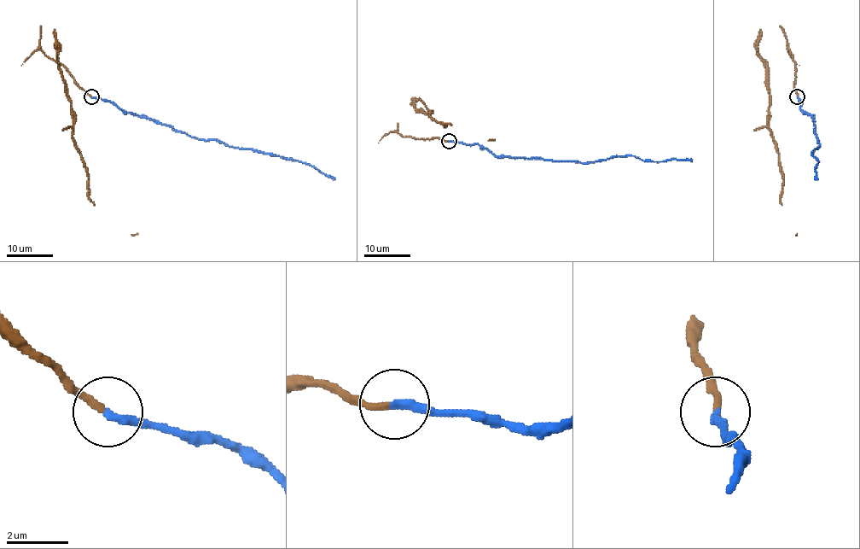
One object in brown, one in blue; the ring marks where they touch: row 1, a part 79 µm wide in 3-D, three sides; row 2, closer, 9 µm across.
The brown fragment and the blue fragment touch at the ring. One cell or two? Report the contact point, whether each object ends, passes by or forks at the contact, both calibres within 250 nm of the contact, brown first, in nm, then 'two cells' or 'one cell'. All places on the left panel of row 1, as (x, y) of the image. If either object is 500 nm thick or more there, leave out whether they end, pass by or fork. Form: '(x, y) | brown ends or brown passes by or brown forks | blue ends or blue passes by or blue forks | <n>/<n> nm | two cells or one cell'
(91, 96) | brown ends | blue ends | 240/280 nm | two cells

